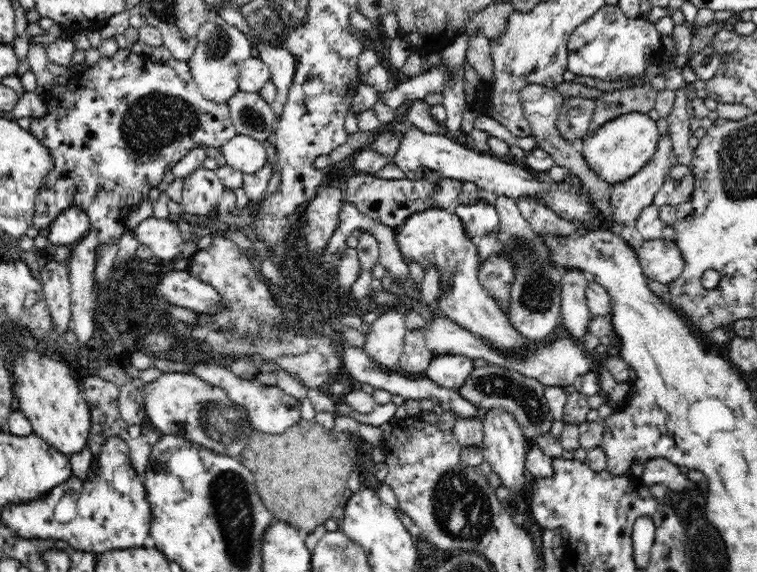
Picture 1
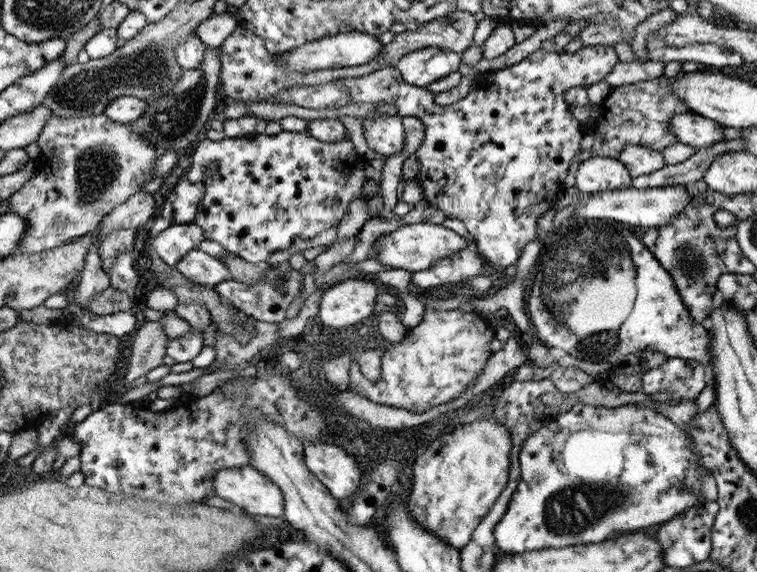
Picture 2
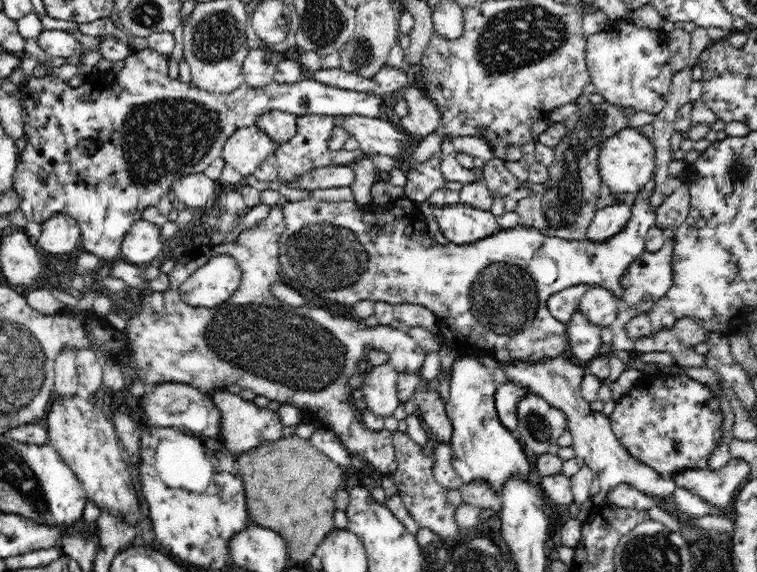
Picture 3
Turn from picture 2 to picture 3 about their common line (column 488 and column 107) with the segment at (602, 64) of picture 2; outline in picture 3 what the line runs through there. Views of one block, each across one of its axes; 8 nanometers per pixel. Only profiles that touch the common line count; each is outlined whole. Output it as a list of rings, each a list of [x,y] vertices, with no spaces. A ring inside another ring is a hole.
[[[146,48],[146,50],[140,50],[140,52],[132,52],[128,58],[126,58],[126,66],[118,72],[108,72],[108,74],[102,74],[102,80],[98,84],[82,84],[78,88],[72,88],[68,82],[62,82],[58,80],[56,76],[44,76],[44,78],[30,78],[26,86],[26,96],[22,100],[22,104],[26,106],[26,116],[28,116],[28,126],[30,126],[30,136],[28,136],[28,144],[26,148],[22,150],[20,154],[20,164],[16,168],[16,176],[14,176],[14,190],[18,192],[18,198],[20,198],[20,210],[24,212],[24,216],[28,218],[28,222],[38,222],[38,224],[44,224],[48,218],[52,218],[52,214],[68,214],[72,216],[80,228],[82,228],[82,238],[80,238],[80,246],[84,248],[84,252],[92,252],[100,258],[100,262],[108,262],[112,258],[118,258],[120,256],[120,248],[122,248],[122,240],[126,238],[126,234],[130,232],[132,224],[142,220],[142,212],[150,206],[158,206],[162,202],[162,198],[168,196],[168,192],[172,190],[172,184],[188,174],[202,174],[204,170],[208,170],[208,166],[222,158],[222,148],[226,146],[226,140],[240,128],[250,128],[254,126],[260,116],[264,116],[266,112],[272,112],[272,110],[280,110],[280,112],[290,112],[290,114],[296,114],[296,116],[310,116],[310,114],[318,114],[318,116],[368,116],[368,118],[380,118],[382,114],[382,108],[384,108],[384,102],[380,96],[376,94],[370,94],[370,92],[350,92],[350,90],[340,90],[340,88],[334,88],[334,86],[324,86],[316,80],[300,80],[296,84],[268,84],[264,88],[252,88],[248,84],[242,84],[238,90],[230,92],[230,94],[210,94],[210,92],[204,92],[204,90],[198,90],[196,86],[192,84],[184,84],[180,80],[172,80],[168,76],[168,56],[152,50],[152,48]],[[82,140],[92,140],[96,144],[96,148],[100,150],[94,150],[94,152],[82,152],[78,150],[78,142]]]

